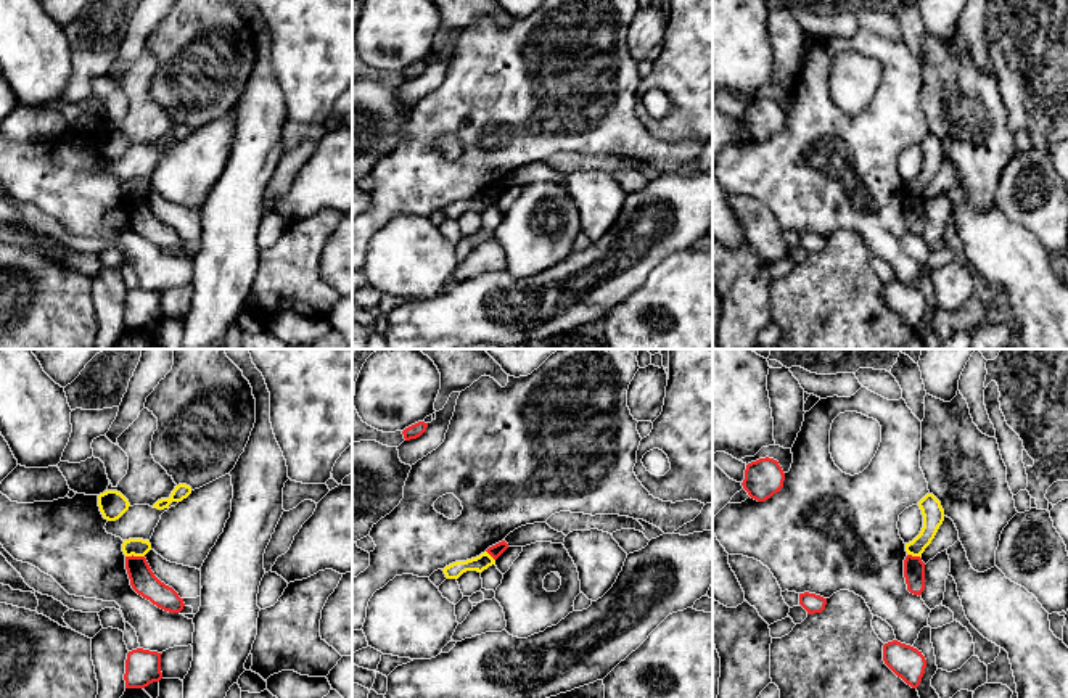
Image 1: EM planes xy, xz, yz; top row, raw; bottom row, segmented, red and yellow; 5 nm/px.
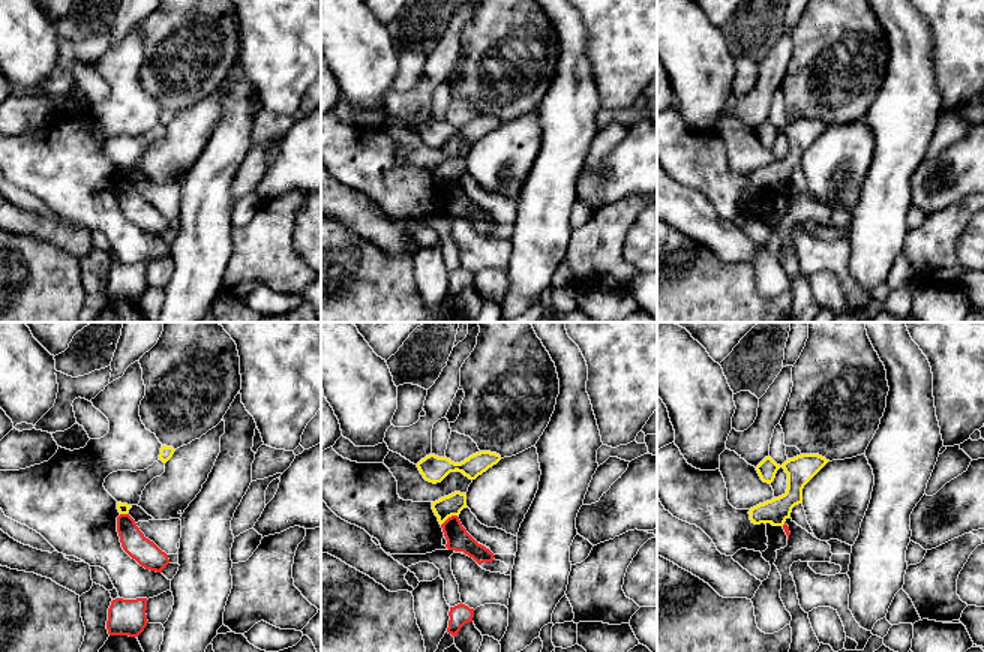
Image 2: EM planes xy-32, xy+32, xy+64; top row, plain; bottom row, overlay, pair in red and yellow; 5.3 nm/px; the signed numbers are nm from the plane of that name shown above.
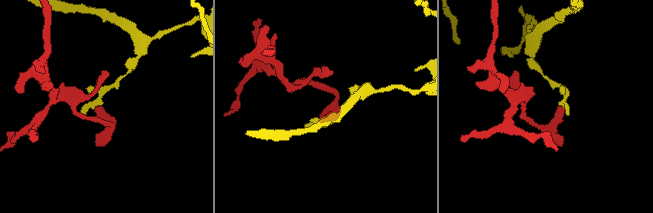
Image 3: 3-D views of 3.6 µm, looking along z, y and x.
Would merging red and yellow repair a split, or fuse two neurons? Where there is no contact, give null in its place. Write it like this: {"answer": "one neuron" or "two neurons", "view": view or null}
{"answer": "two neurons", "view": "xy"}

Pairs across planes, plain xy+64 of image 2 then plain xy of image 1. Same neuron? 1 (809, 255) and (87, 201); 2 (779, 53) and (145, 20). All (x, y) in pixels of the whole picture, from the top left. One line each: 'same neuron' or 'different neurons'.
1: same neuron
2: same neuron

